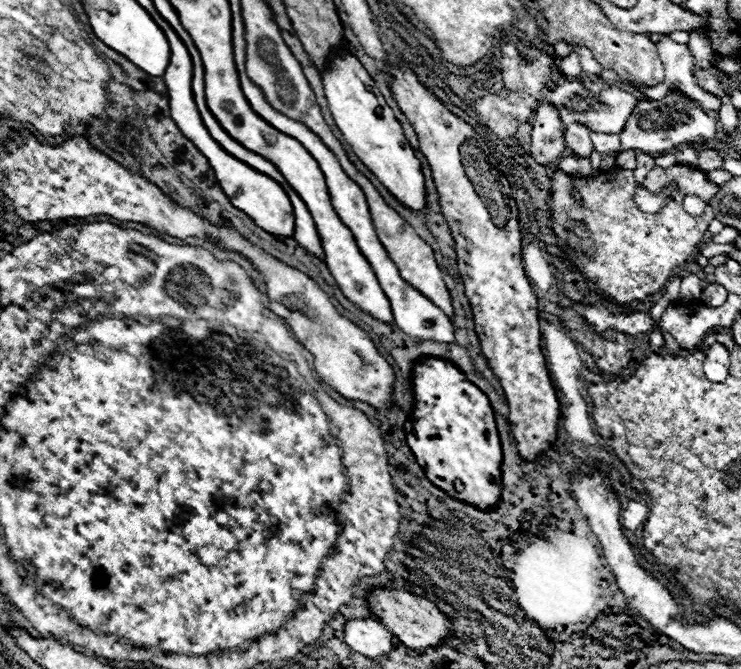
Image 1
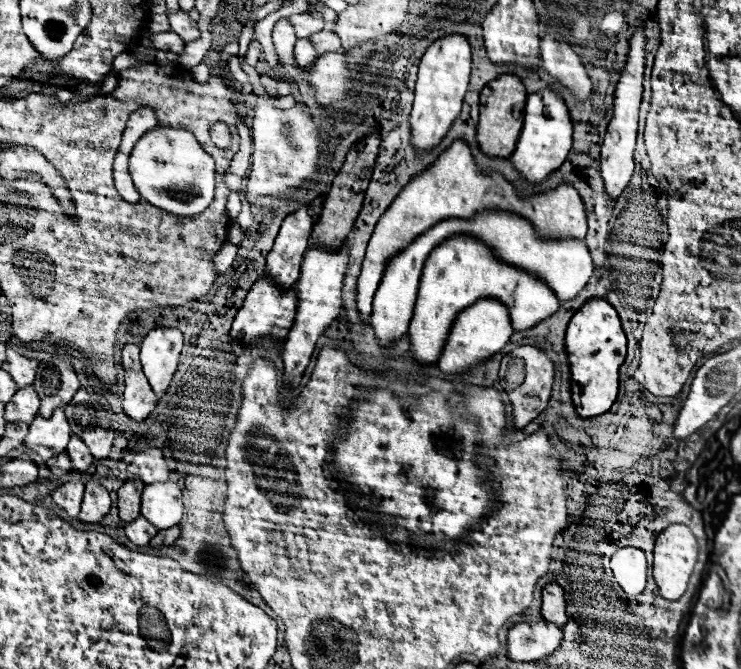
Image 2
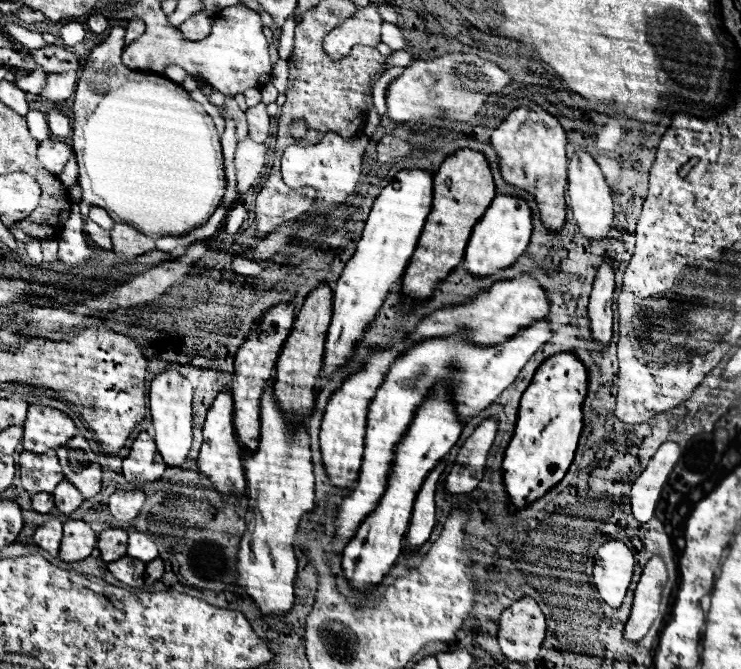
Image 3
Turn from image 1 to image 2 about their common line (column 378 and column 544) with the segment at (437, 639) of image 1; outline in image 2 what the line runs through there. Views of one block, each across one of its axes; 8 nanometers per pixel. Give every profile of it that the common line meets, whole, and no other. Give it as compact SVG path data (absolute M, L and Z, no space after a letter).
M546 584L542 590L542 618L556 626L566 624L566 600L558 584Z

